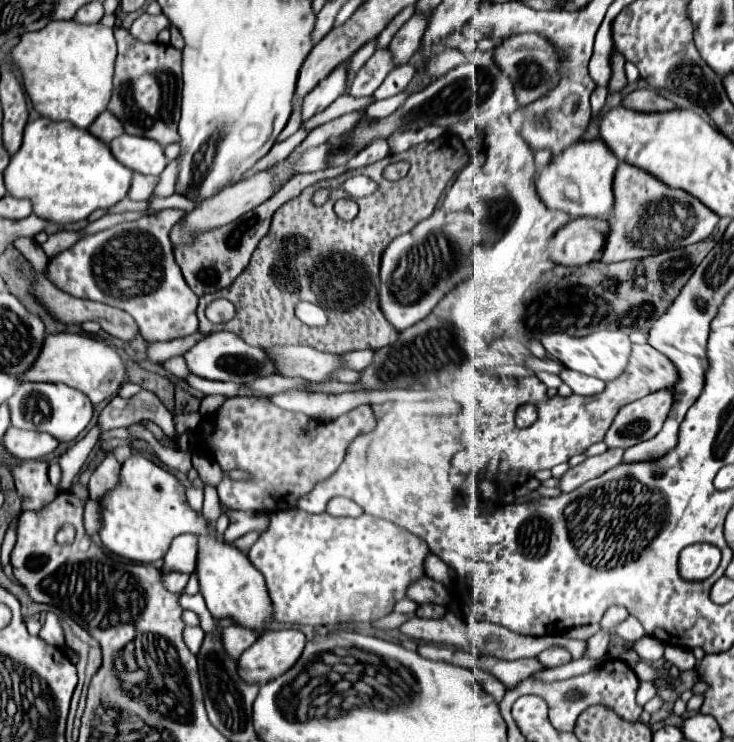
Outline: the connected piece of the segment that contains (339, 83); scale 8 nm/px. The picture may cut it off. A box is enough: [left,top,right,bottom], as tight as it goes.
[302,63,348,121]

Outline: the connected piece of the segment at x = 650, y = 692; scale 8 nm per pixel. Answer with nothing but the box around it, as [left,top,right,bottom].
[636,683,656,707]

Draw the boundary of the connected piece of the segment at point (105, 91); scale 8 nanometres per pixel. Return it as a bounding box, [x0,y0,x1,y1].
[10,21,116,129]

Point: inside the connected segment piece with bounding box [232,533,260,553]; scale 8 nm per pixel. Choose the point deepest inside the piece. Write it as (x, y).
(244, 543)

